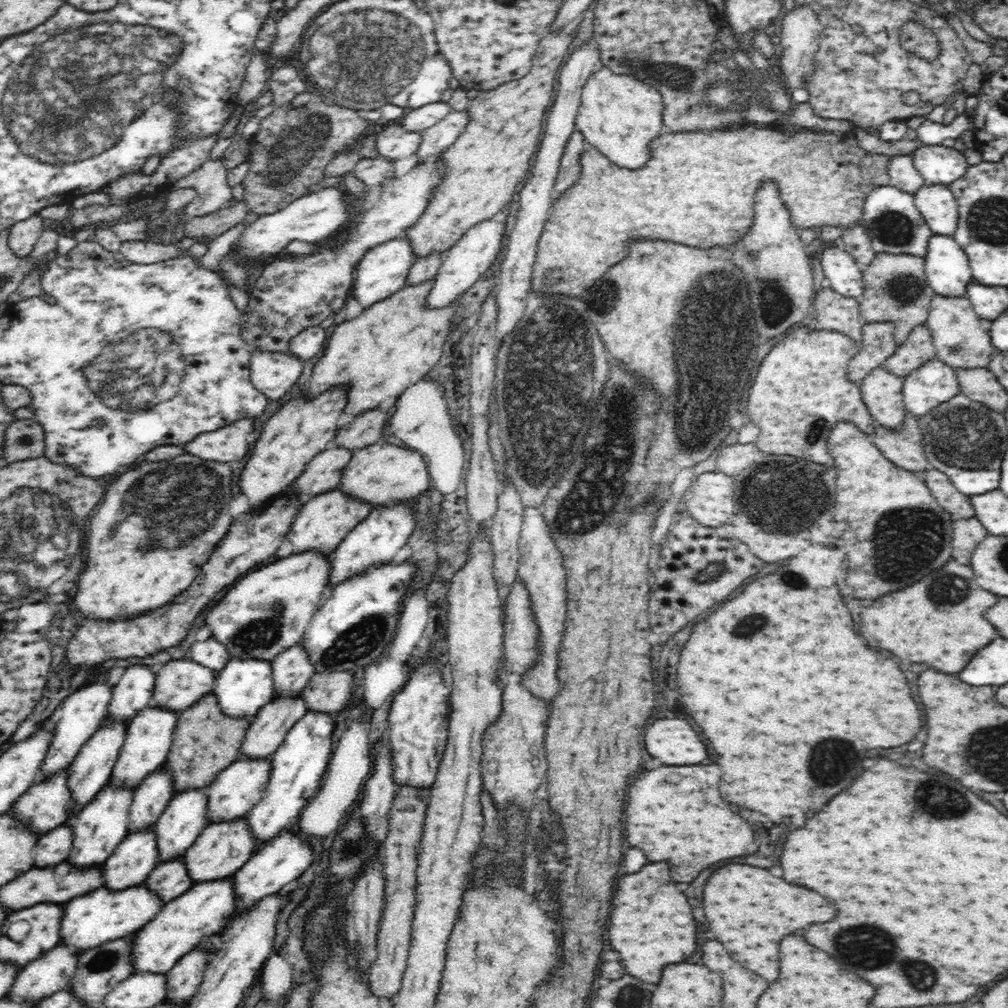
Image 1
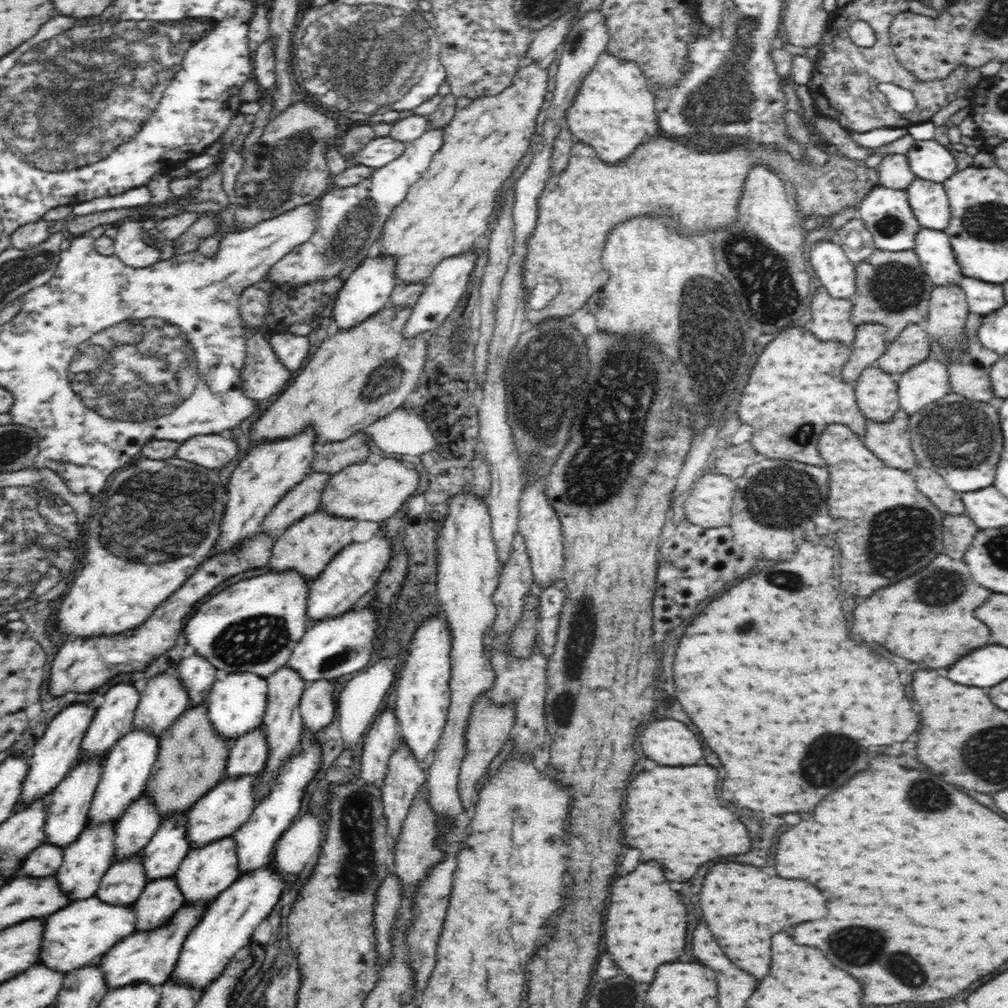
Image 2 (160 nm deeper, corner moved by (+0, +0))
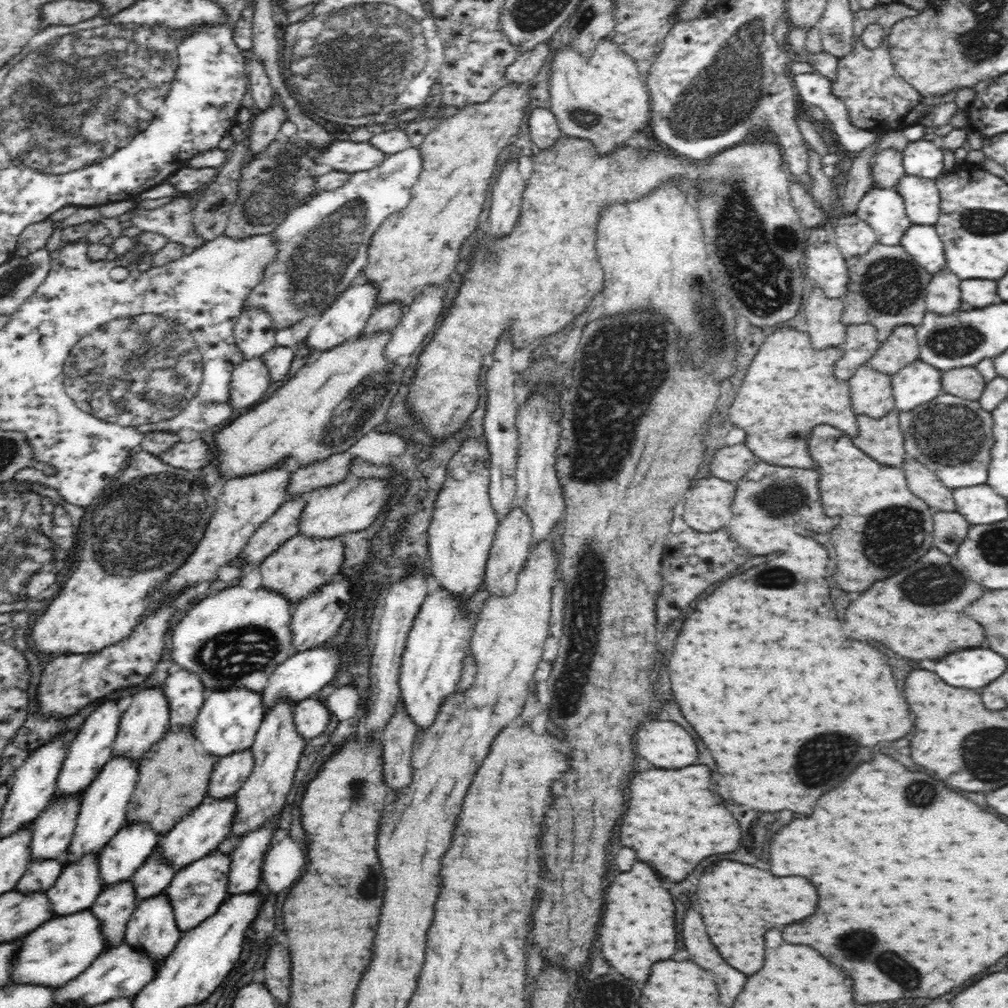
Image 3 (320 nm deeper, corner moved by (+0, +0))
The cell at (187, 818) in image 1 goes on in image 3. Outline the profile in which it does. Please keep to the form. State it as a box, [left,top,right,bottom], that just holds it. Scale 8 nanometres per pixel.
[130,846,175,903]

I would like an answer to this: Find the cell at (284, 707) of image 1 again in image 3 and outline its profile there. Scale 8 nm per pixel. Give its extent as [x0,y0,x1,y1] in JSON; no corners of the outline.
[207,748,254,800]

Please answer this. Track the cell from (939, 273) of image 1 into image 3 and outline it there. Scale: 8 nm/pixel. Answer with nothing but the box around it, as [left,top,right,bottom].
[900,225,946,275]

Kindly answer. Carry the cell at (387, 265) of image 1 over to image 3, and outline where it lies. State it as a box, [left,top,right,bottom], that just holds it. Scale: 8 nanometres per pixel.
[305,281,378,352]

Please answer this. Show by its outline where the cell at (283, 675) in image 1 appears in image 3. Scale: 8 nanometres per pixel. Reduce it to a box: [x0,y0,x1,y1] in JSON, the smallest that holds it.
[215,698,305,857]

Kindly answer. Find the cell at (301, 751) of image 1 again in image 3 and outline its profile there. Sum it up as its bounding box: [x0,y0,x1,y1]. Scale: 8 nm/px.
[228,816,278,896]

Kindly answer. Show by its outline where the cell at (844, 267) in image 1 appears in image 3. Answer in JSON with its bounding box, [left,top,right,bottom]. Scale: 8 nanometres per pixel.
[804,226,849,298]

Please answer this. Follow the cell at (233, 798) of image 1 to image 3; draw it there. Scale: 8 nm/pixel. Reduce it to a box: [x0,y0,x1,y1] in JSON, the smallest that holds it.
[157,796,236,871]

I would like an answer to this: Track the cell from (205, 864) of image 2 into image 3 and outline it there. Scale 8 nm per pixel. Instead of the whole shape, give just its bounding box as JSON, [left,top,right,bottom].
[164,851,231,933]

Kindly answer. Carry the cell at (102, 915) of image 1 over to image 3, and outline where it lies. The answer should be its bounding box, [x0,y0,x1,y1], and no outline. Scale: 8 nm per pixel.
[10,909,106,987]

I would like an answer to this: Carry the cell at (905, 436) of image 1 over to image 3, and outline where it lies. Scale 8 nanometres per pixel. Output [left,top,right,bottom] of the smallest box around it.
[854,408,904,466]

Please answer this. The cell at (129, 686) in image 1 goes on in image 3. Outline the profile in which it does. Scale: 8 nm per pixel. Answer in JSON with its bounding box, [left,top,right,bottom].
[56,700,122,798]

